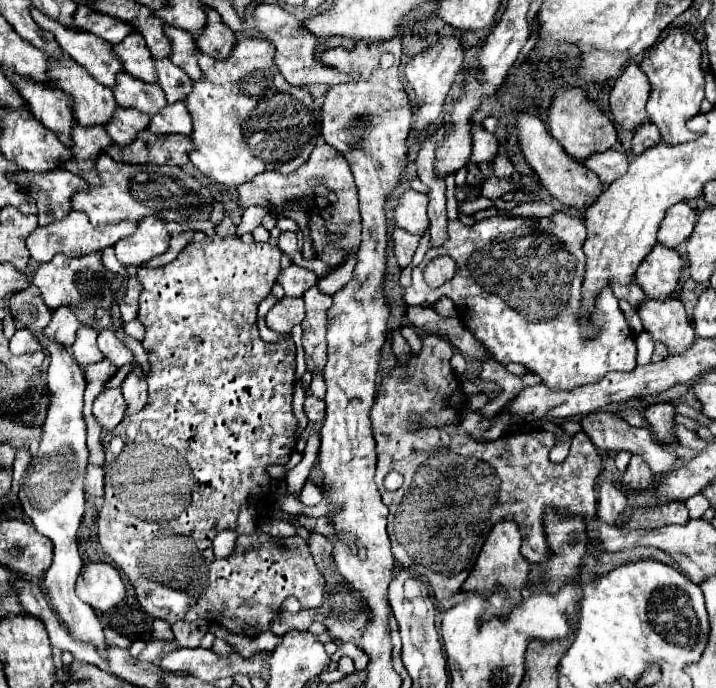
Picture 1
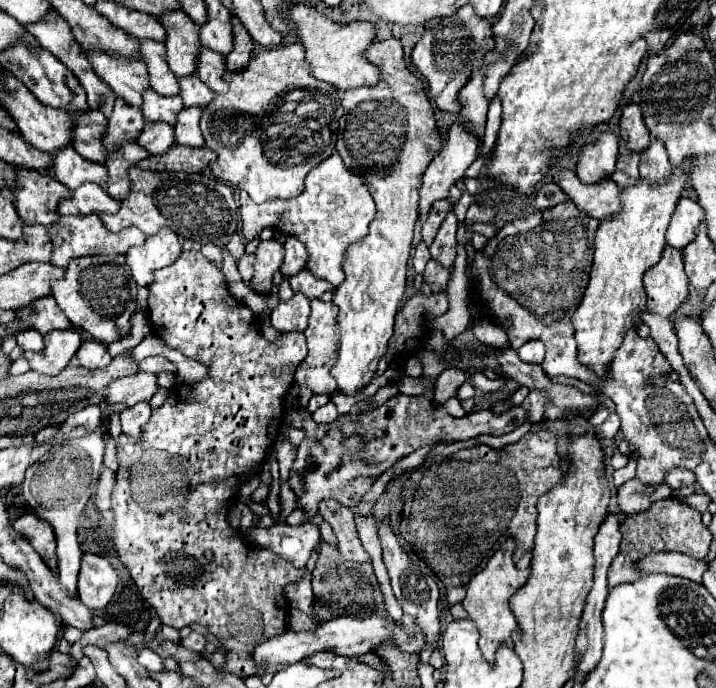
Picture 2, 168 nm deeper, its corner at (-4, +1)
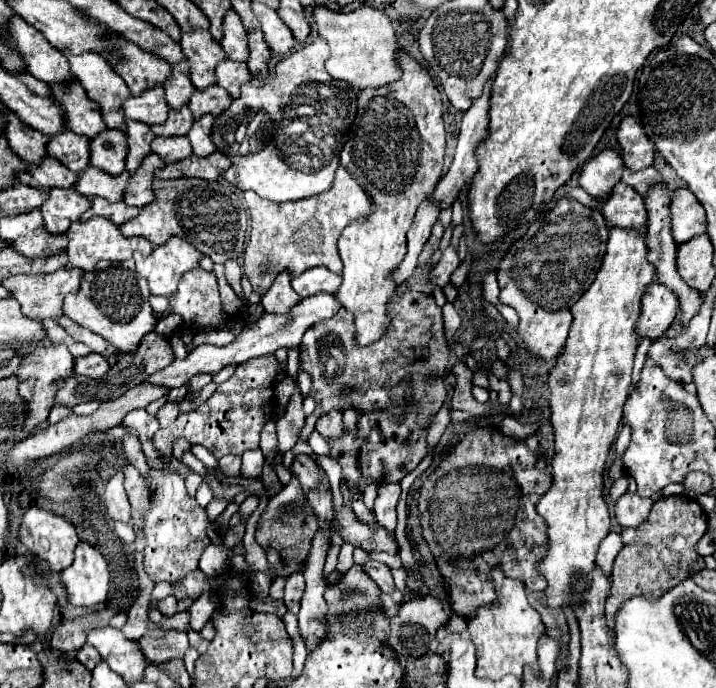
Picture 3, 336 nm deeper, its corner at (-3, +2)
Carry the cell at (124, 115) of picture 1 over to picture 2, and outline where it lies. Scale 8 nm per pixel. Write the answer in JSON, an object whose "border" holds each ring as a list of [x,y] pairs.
{"border":[[[146,123],[138,137],[138,145],[142,145],[152,155],[162,155],[172,145],[176,145],[174,127],[168,123]]]}

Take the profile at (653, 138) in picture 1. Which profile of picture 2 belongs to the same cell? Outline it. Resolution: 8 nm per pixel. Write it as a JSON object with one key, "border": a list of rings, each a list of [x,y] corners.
{"border":[[[654,139],[652,145],[644,153],[640,153],[640,177],[660,183],[670,175],[672,175],[672,165],[668,161],[664,143],[660,139]]]}

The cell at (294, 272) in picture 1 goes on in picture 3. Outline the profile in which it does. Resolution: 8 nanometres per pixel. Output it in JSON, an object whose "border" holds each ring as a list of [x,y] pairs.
{"border":[[[323,266],[305,270],[303,274],[299,274],[299,276],[295,276],[295,278],[291,280],[293,290],[295,290],[301,298],[319,294],[319,292],[335,294],[339,284],[341,284],[341,276],[339,276],[339,274],[333,274],[331,270],[325,270]]]}

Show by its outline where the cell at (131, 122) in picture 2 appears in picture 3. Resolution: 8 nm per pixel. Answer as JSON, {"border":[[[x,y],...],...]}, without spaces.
{"border":[[[127,118],[125,124],[127,124],[125,136],[127,136],[127,146],[129,146],[127,170],[133,172],[141,164],[141,158],[151,152],[149,142],[155,138],[155,134],[151,132],[149,124],[145,124],[145,122],[137,122],[137,120],[129,120]]]}

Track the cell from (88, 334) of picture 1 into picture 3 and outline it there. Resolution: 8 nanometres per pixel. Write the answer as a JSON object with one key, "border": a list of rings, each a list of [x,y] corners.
{"border":[[[97,352],[75,358],[75,374],[83,374],[89,378],[101,378],[103,374],[107,374],[107,370],[109,370],[109,362]]]}

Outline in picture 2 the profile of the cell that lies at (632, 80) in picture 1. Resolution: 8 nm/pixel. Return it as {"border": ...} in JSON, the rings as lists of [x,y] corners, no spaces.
{"border":[[[628,103],[622,113],[620,137],[626,141],[626,147],[632,153],[642,153],[646,149],[646,145],[652,143],[650,133],[644,125],[644,119],[642,119],[642,111],[636,103]]]}

